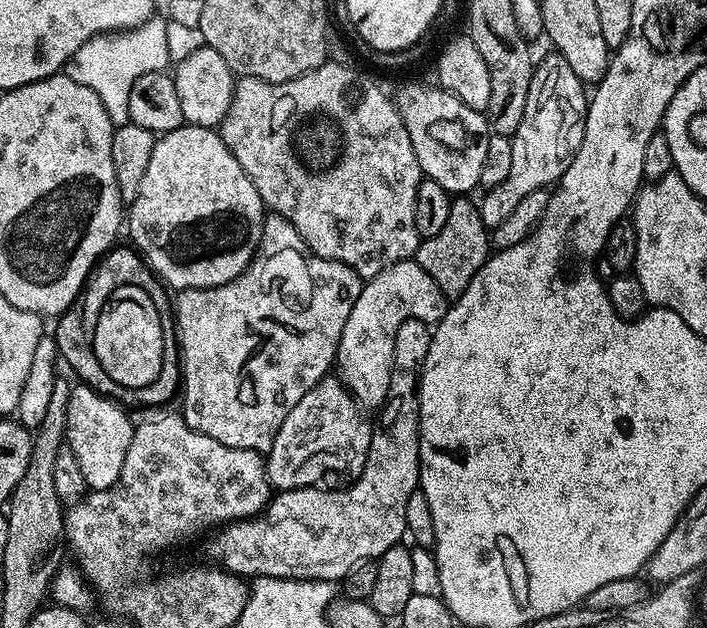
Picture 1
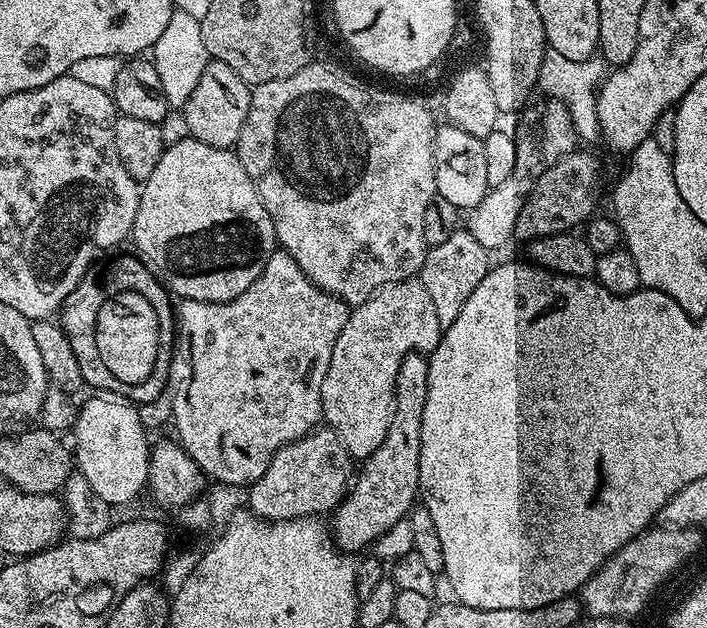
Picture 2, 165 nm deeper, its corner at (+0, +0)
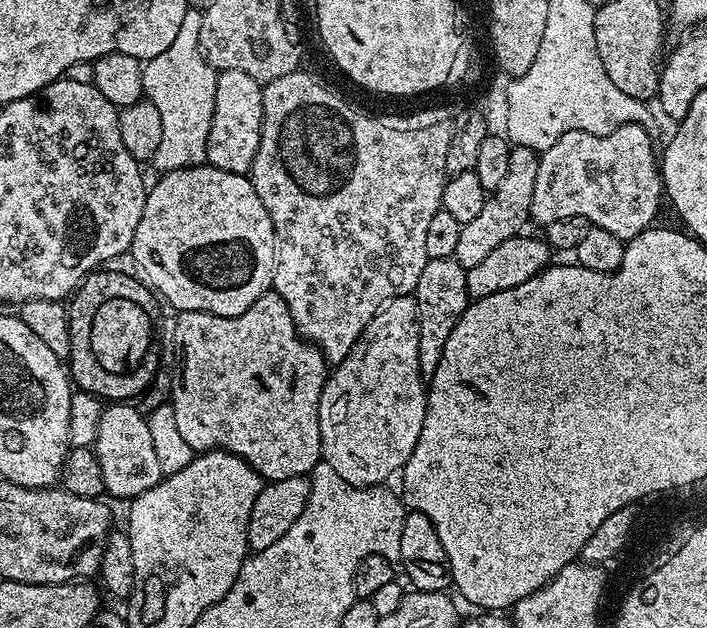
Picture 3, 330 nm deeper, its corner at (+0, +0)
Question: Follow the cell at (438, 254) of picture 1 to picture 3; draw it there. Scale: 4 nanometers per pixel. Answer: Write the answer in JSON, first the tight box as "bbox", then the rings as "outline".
{"bbox":[415,256,470,378],"outline":[[[451,256],[428,260],[426,270],[422,270],[422,278],[418,278],[418,286],[415,290],[415,298],[418,302],[418,366],[420,374],[430,378],[434,370],[438,370],[438,362],[442,362],[442,350],[446,350],[446,341],[458,326],[458,318],[470,303],[467,292],[467,274],[460,263]]]}

